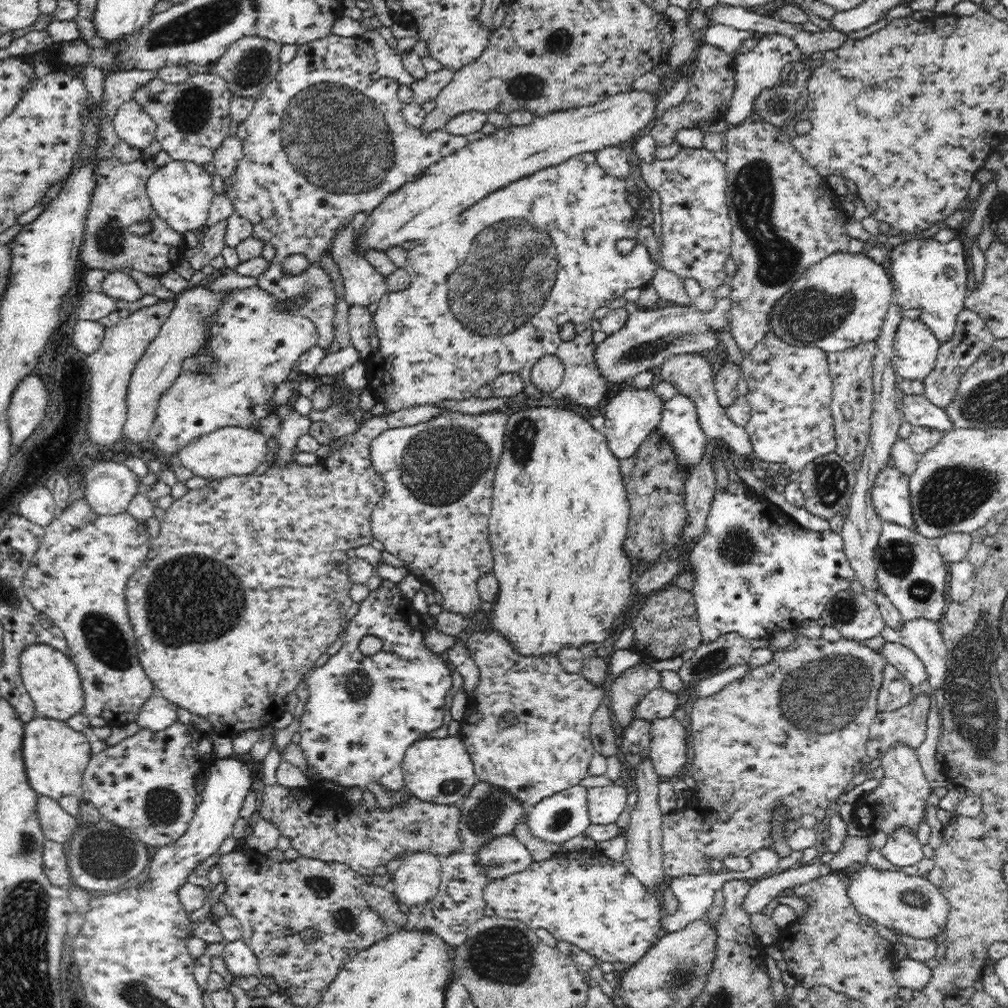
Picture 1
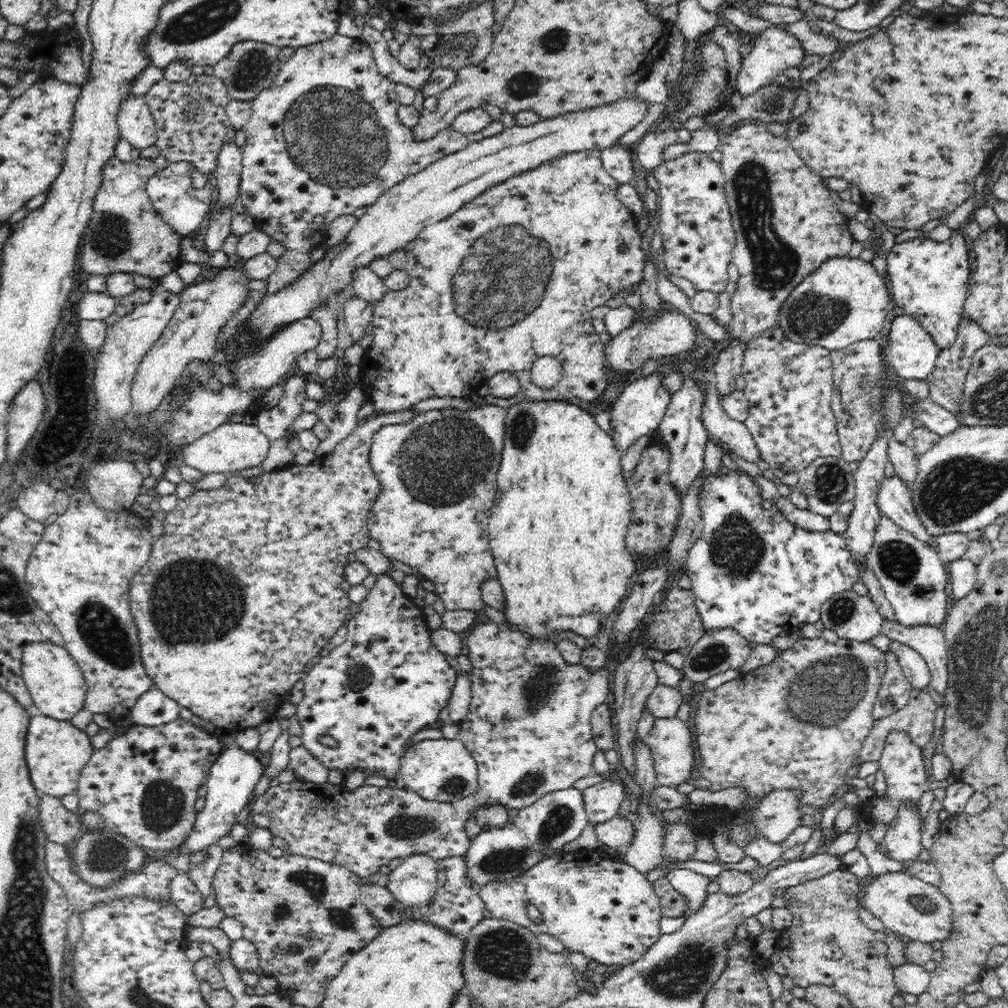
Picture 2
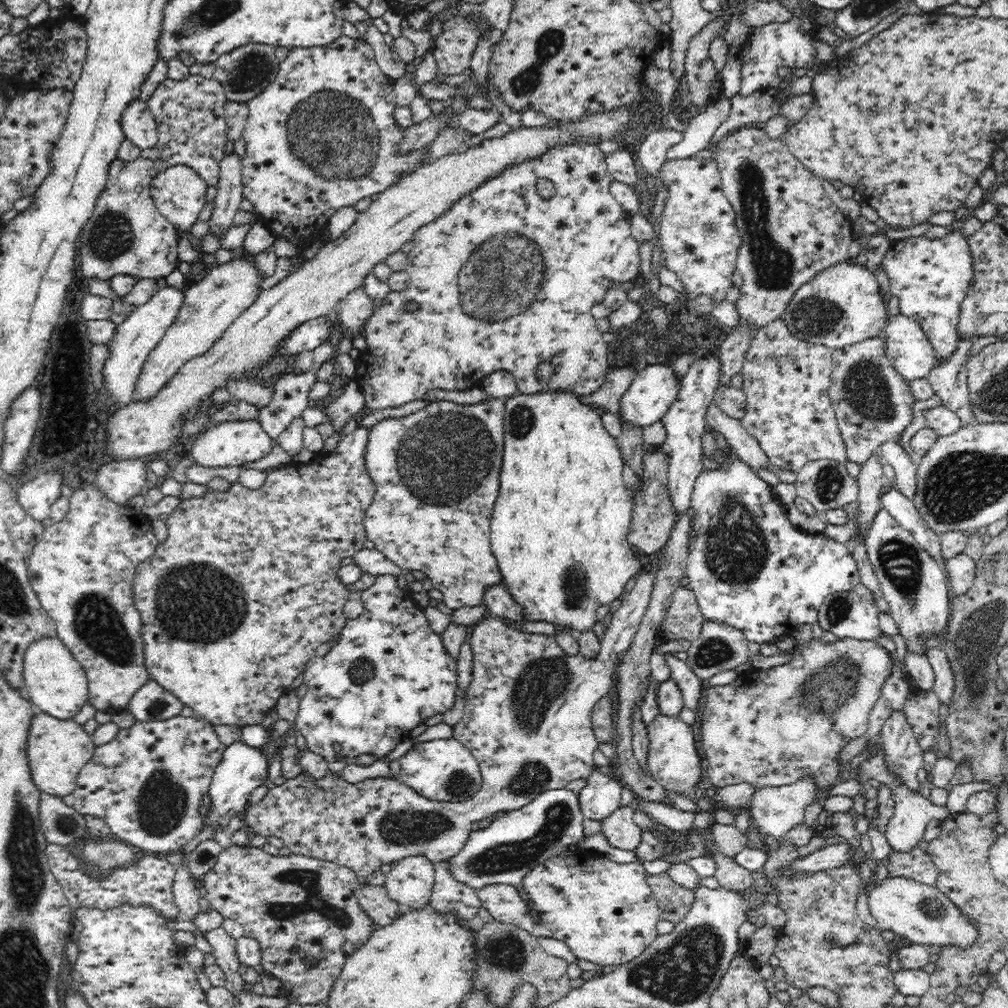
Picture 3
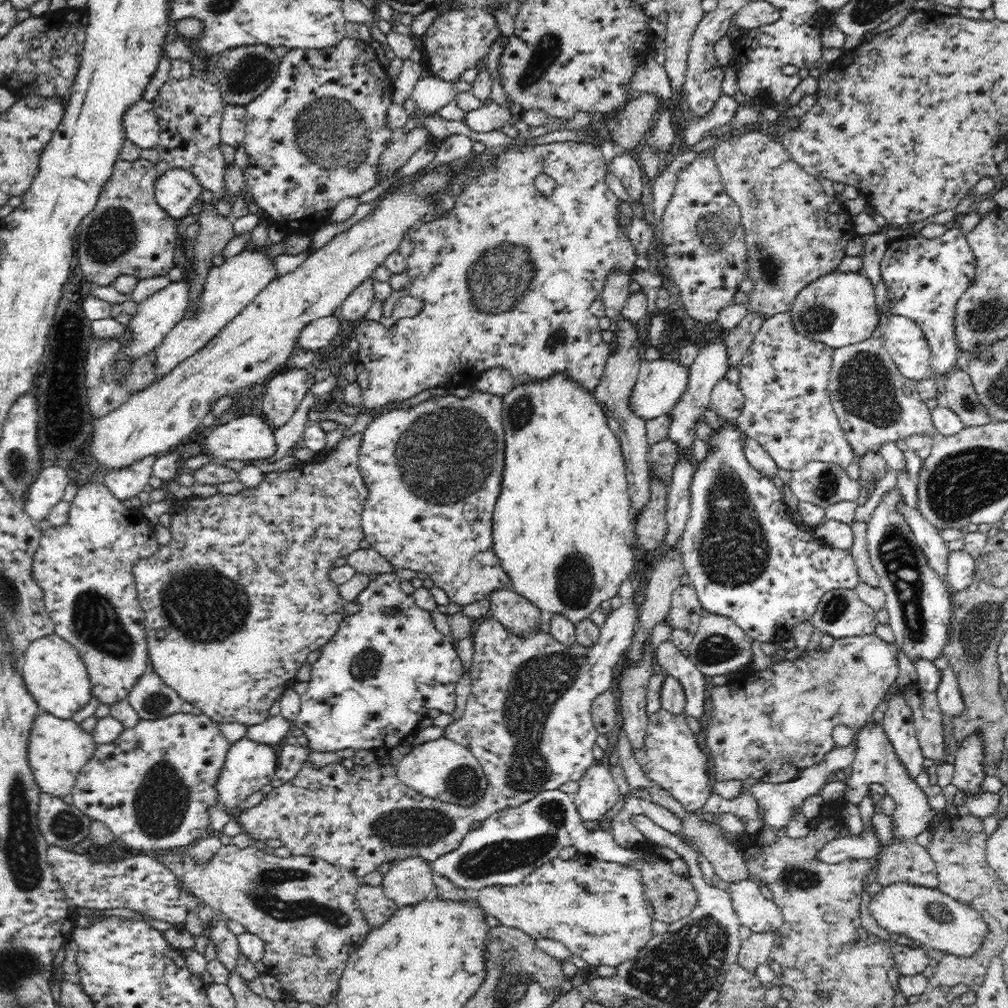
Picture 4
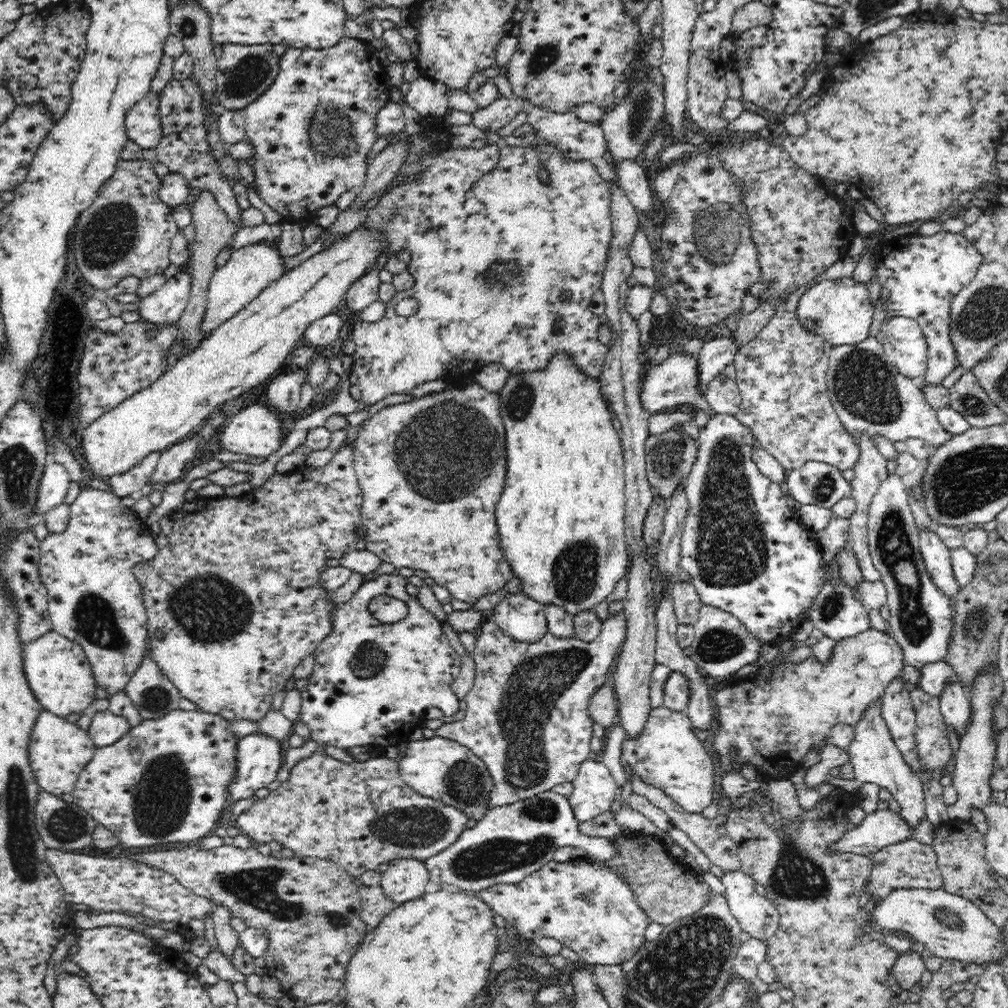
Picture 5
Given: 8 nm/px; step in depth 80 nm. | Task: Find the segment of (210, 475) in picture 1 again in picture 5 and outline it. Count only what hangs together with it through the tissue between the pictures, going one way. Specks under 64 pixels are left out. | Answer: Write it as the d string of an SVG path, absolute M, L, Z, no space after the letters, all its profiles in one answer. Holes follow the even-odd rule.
M262 404L248 405L228 418L226 426L217 429L216 443L213 450L220 449L234 454L244 454L249 457L268 459L276 453L282 444L284 428L283 418L268 406Z

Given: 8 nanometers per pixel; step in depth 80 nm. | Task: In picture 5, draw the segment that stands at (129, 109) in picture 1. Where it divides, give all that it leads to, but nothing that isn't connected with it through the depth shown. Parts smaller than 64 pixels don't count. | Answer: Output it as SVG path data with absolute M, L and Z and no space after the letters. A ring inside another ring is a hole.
M148 93L141 98L125 117L128 138L142 148L156 148L162 136L158 113L159 93Z

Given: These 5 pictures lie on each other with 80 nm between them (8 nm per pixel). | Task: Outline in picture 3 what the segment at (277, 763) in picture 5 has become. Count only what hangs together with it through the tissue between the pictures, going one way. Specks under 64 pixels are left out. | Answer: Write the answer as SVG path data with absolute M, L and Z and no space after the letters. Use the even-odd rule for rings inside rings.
M240 740L227 746L210 780L208 794L212 802L210 802L209 814L203 817L203 829L210 827L214 834L217 831L226 832L231 821L242 815L250 805L249 799L254 790L266 780L268 764L268 757L266 758L260 749L248 746Z

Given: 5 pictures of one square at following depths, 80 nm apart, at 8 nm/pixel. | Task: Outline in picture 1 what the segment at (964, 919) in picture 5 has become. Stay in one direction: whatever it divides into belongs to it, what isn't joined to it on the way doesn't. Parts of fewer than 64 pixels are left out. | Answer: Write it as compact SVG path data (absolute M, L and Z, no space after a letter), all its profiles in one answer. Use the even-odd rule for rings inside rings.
M862 863L854 873L846 873L846 892L854 908L866 919L888 929L898 929L913 938L933 938L947 925L950 905L939 887L914 871L880 870Z

